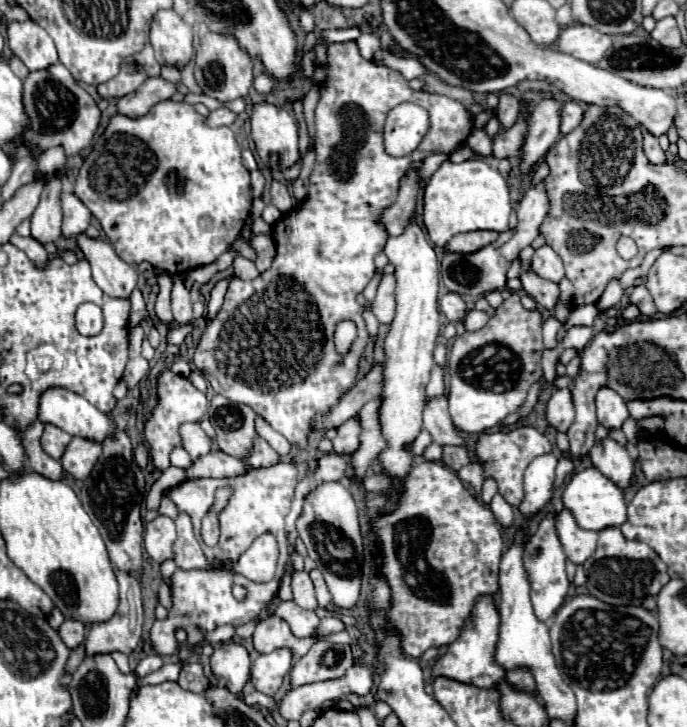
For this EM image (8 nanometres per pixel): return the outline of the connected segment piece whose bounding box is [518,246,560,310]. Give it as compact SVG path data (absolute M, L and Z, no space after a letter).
M526 246L520 254L518 254L518 260L522 262L522 274L520 274L520 282L522 282L522 288L526 290L528 296L532 296L540 306L552 310L556 300L558 300L558 284L550 282L550 280L544 280L540 278L534 270L532 270L532 254L534 254L534 248L532 246Z

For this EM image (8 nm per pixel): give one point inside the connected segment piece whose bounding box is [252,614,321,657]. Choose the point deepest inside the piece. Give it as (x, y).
(273, 633)

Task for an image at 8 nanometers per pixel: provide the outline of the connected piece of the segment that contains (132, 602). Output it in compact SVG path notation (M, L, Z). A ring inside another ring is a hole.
M118 570L116 572L116 580L120 584L120 604L116 608L116 614L106 620L106 622L98 622L92 624L92 632L90 632L90 644L94 646L94 652L124 652L124 654L132 654L132 650L138 646L140 642L140 634L142 634L142 594L140 594L140 582L132 572L126 570Z

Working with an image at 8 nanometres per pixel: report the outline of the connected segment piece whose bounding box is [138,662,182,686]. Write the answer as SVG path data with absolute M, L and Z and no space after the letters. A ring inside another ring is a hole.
M182 662L164 664L158 672L152 672L152 674L148 674L148 676L144 676L144 678L138 682L138 686L142 686L142 684L160 684L160 682L170 682L170 680L176 682L180 670L182 670Z

